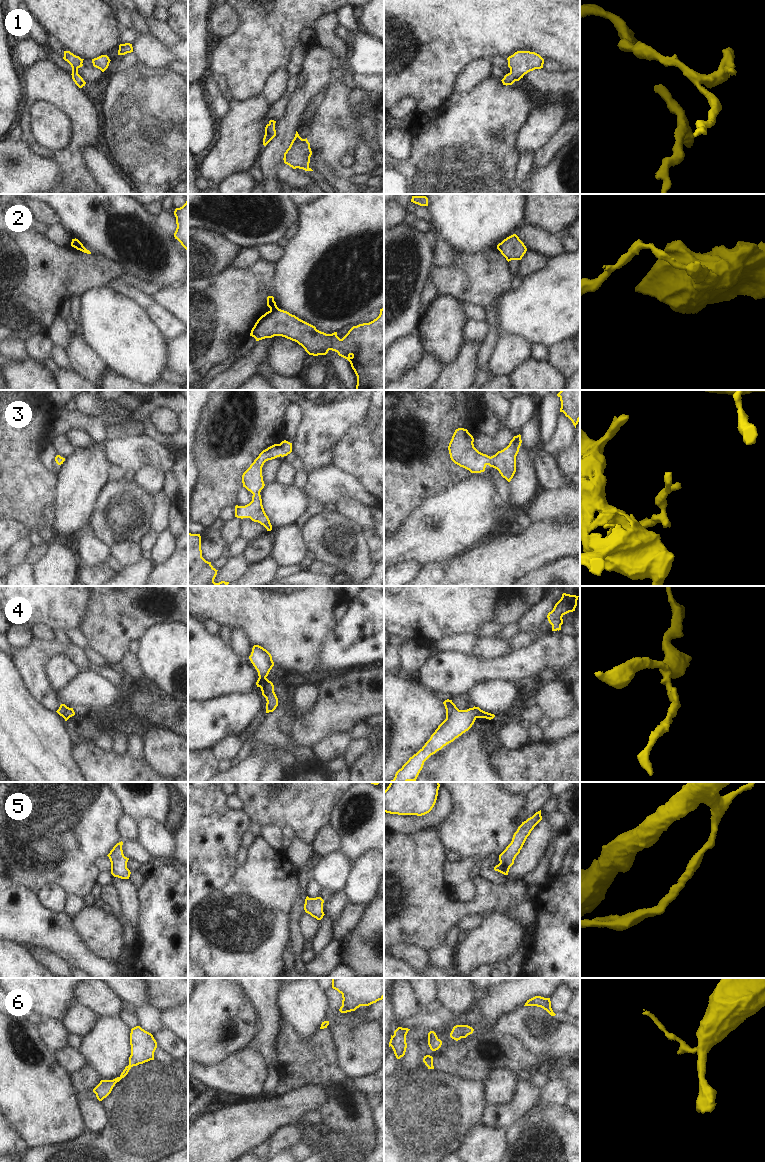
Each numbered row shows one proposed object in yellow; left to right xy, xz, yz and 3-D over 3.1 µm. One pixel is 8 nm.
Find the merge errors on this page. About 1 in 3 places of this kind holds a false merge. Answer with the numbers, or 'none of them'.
2

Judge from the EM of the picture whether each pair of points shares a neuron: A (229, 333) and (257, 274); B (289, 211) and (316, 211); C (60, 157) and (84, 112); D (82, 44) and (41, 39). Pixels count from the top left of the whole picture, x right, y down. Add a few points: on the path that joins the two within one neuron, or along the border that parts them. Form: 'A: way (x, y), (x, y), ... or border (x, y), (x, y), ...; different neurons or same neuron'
A: way (229, 318), (229, 306), (246, 289); same neuron
B: border (296, 207), (297, 220); different neurons
C: way (72, 148), (84, 134), (84, 124); same neuron
D: border (35, 20), (47, 35); different neurons

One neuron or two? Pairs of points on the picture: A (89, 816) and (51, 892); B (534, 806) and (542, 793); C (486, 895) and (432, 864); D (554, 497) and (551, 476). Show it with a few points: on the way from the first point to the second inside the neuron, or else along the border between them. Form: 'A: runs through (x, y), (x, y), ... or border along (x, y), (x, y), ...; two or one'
A: border along (36, 892), (44, 885), (57, 885), (67, 895); two
B: runs through (535, 803), (539, 796); one
C: runs through (466, 908), (451, 908), (432, 889), (432, 884); one
D: border along (569, 483), (555, 489), (544, 490); two

